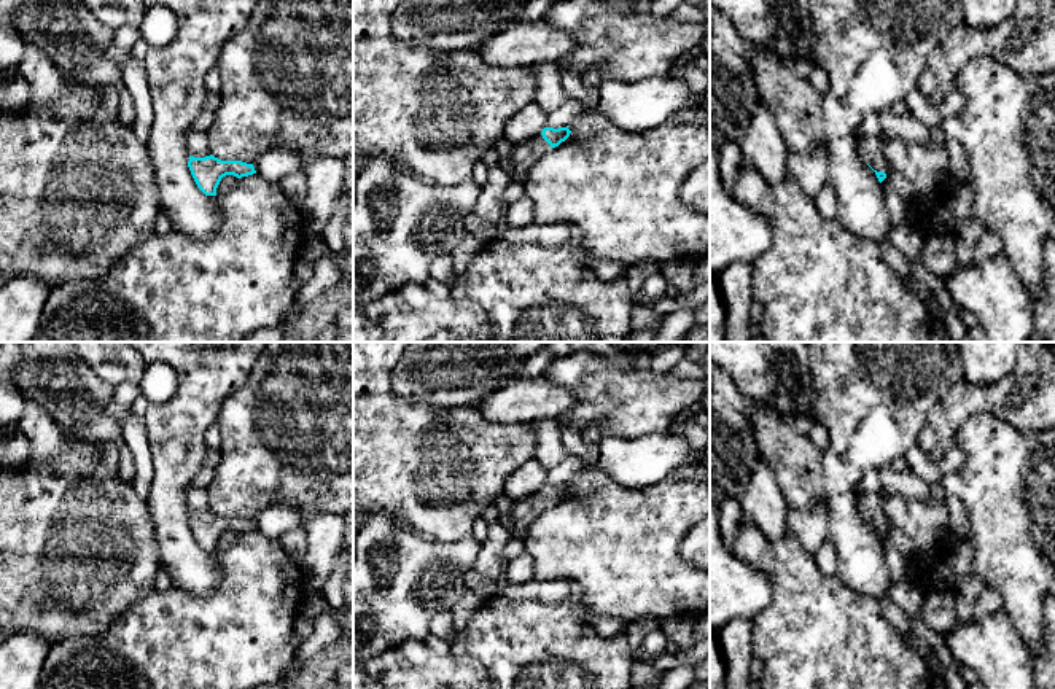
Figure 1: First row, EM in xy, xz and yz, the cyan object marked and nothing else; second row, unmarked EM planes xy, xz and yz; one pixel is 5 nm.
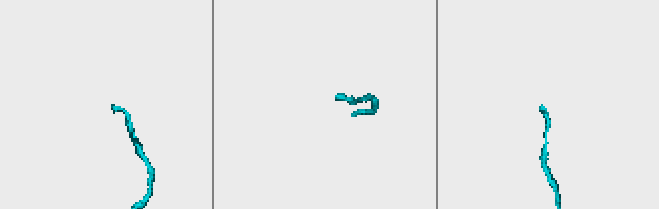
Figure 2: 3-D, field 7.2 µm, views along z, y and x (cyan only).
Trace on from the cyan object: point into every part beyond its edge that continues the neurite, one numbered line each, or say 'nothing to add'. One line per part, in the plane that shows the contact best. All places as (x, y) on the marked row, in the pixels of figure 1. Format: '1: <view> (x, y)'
1: yz (871, 150)

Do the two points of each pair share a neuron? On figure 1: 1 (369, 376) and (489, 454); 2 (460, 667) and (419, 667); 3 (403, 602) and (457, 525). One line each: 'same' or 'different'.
1: same
2: same
3: different

